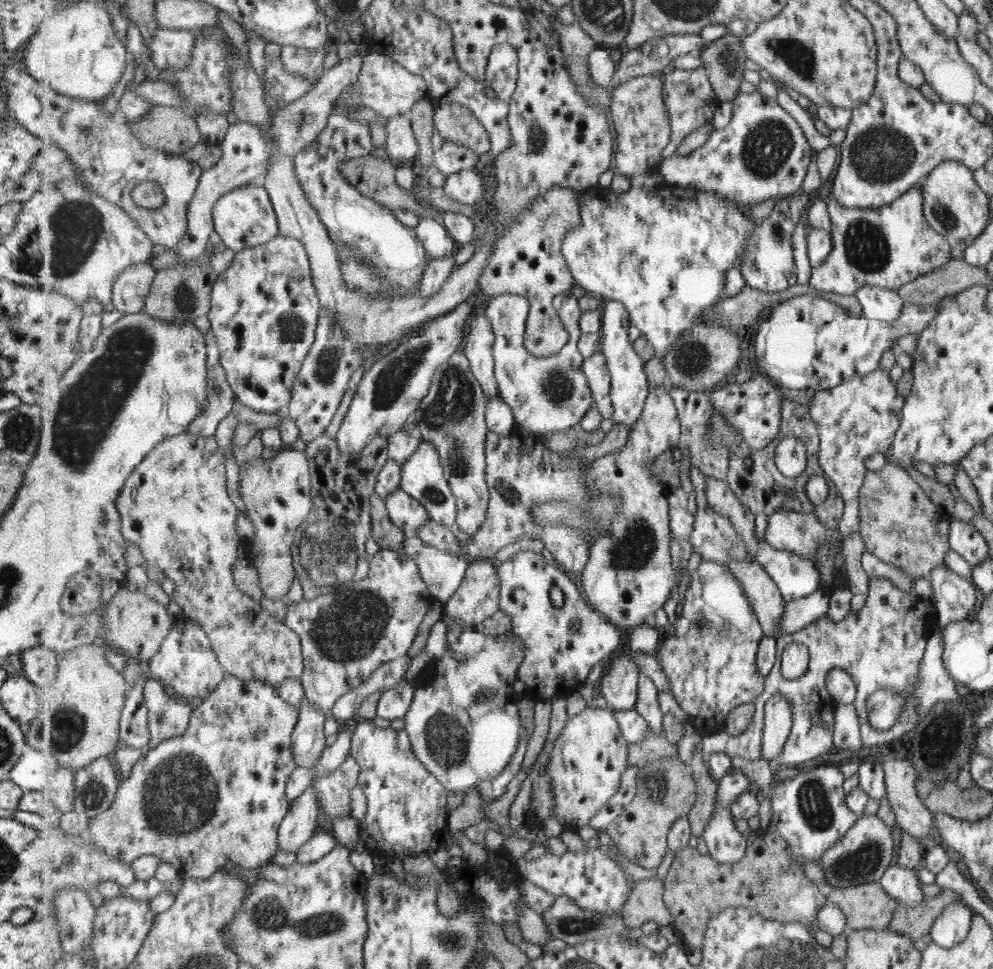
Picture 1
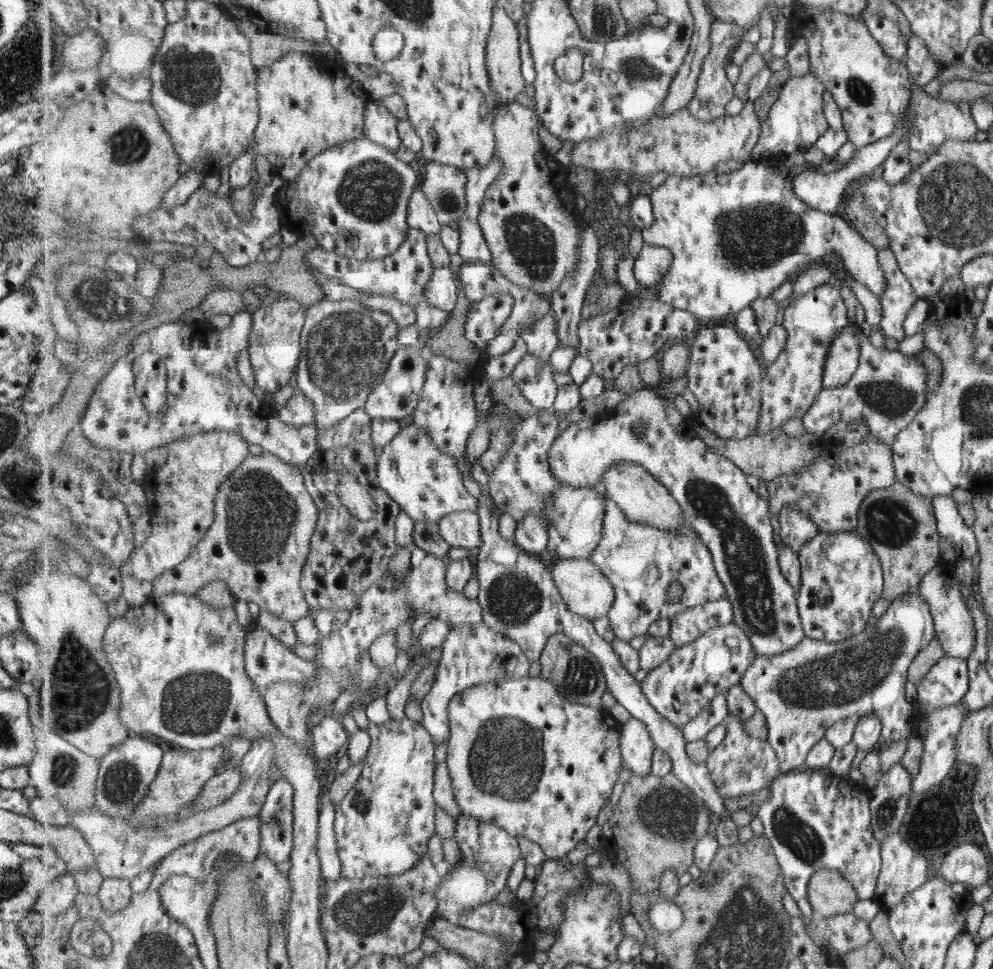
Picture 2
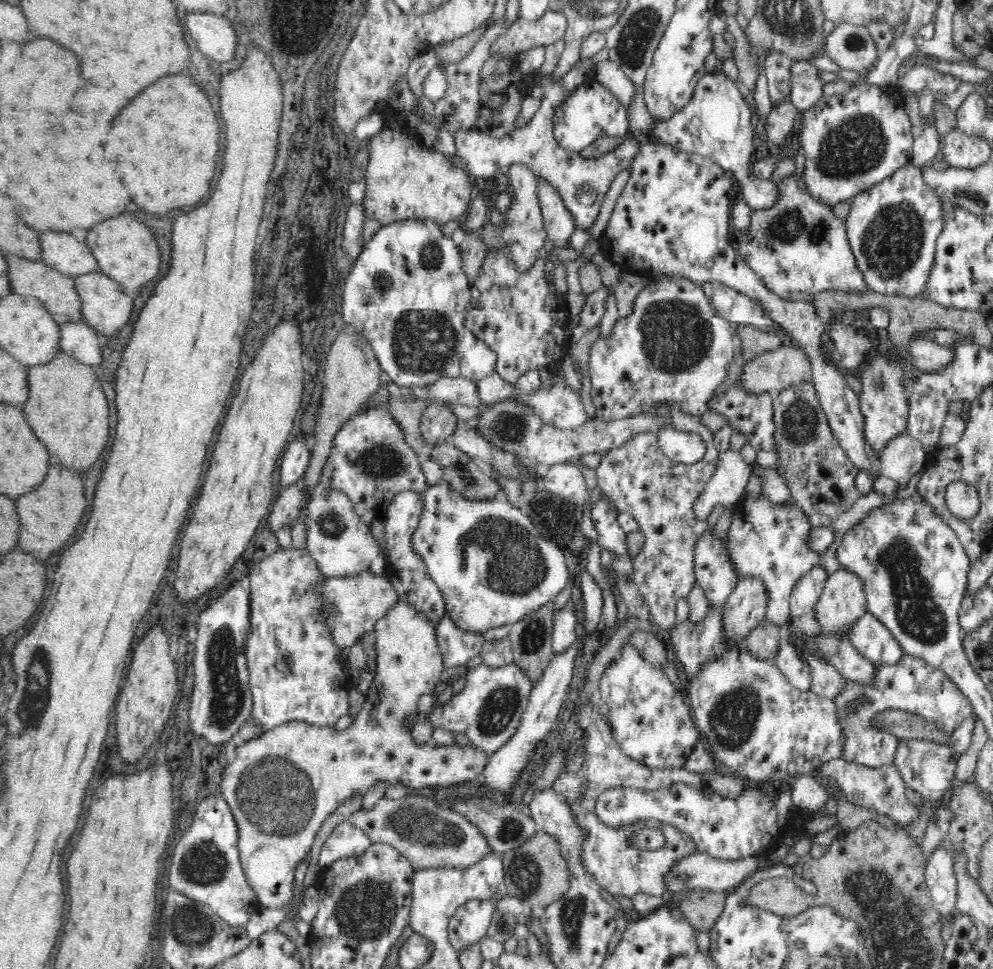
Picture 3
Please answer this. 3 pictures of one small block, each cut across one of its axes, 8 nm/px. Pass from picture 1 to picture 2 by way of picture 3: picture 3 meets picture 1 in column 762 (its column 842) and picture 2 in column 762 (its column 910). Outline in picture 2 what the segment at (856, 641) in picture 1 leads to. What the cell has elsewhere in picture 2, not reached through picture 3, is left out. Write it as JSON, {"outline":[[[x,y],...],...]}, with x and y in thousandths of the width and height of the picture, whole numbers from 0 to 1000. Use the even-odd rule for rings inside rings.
{"outline":[[[909,612],[901,616],[891,633],[883,639],[881,647],[875,646],[865,654],[852,658],[849,663],[811,657],[805,667],[782,677],[765,676],[748,697],[745,707],[756,717],[763,734],[773,743],[773,765],[785,784],[785,797],[794,798],[811,794],[812,782],[819,771],[832,762],[832,755],[843,744],[855,740],[869,740],[883,737],[888,741],[888,767],[897,770],[915,757],[917,751],[917,729],[911,724],[909,706],[911,691],[919,677],[940,658],[940,647],[936,636],[935,622],[928,615]]]}

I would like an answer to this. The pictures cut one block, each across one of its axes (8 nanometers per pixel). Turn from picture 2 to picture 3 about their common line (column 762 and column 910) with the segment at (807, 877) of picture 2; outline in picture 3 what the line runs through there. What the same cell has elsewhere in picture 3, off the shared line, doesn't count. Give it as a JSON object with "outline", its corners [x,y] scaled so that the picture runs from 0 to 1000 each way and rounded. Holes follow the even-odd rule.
{"outline":[[[842,781],[831,789],[826,789],[822,795],[822,799],[824,802],[838,801],[846,812],[846,821],[862,832],[882,836],[884,840],[894,842],[909,853],[916,850],[916,848],[924,847],[926,833],[919,832],[912,825],[910,806],[905,795],[899,788],[876,793],[851,785],[849,781]]]}

